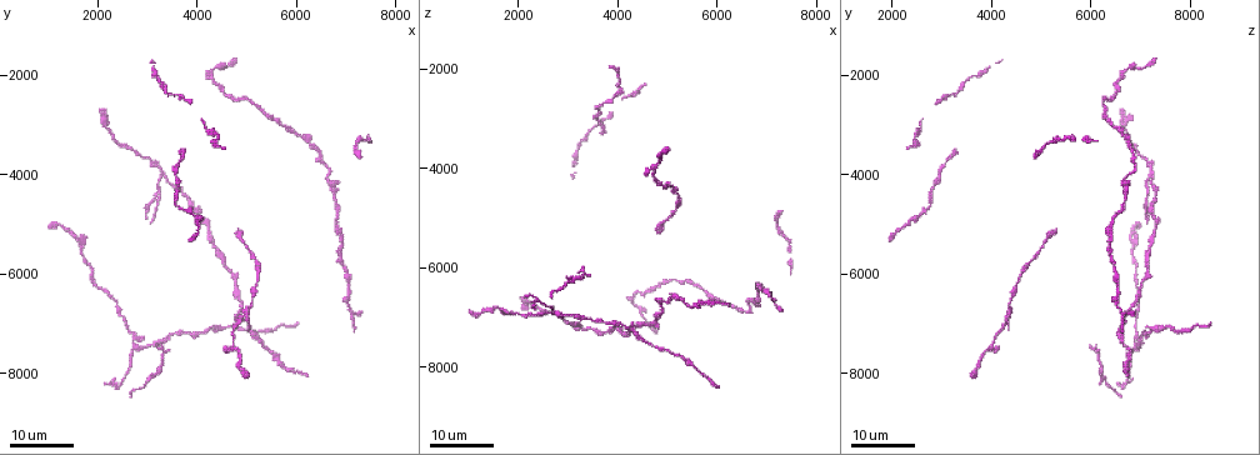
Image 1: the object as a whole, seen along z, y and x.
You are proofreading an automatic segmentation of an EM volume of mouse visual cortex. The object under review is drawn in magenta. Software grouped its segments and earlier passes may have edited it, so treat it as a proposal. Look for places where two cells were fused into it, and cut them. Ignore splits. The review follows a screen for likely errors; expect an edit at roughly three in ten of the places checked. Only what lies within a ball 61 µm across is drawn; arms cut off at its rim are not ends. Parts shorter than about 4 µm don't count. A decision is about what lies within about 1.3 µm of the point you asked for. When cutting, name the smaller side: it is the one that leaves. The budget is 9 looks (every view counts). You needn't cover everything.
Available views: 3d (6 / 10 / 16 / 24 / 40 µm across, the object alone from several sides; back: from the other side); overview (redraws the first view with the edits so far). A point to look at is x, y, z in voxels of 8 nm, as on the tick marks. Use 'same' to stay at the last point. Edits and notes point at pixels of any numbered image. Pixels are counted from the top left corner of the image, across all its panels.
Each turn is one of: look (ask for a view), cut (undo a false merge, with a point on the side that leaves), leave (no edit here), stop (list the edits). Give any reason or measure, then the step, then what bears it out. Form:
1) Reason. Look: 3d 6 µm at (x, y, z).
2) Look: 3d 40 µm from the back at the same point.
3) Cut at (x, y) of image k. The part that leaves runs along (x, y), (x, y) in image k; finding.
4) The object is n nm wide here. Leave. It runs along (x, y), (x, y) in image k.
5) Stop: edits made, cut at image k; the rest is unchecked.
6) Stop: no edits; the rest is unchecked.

Three-way junction. Look: 3d 24 µm at (4300, 7050, 7250).

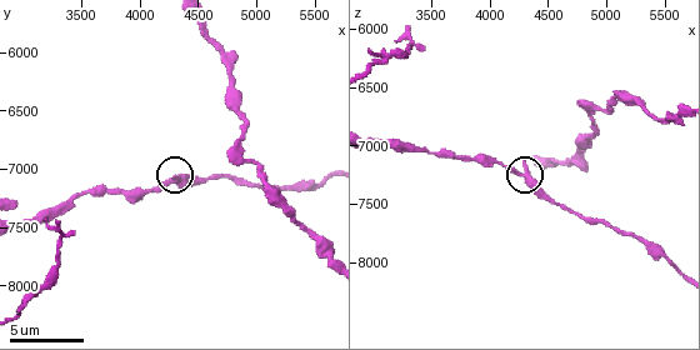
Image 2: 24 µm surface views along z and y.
Zoom in. Look: 3d 10 µm at (4280, 7080, 7260).

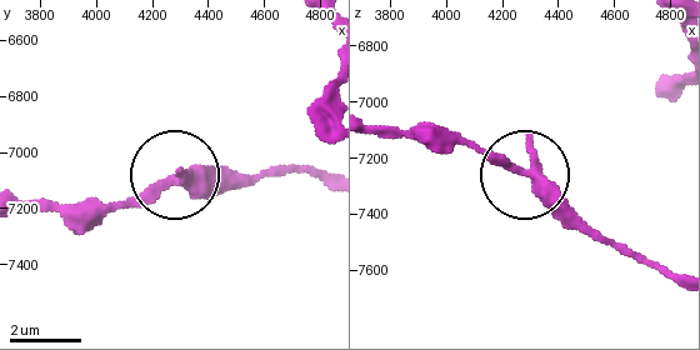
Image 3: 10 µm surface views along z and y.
3 arms meet here. Leave. One cell here.

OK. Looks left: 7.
Look: 3d 24 µm at (4850, 5200, 5100).

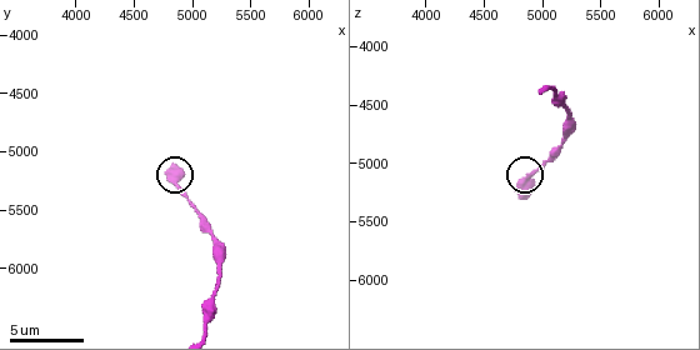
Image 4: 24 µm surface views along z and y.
Look: 3d 10 µm at (4880, 5200, 5140).

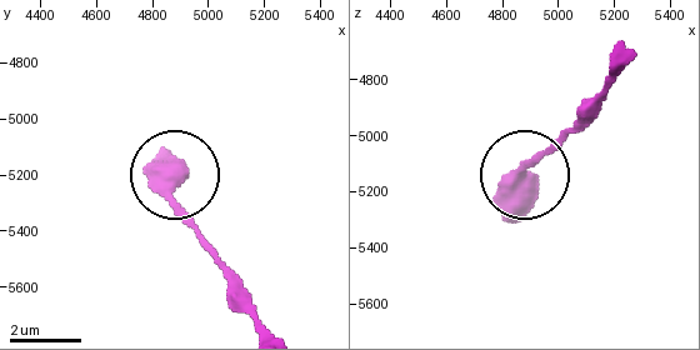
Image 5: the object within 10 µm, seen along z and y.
Leave. One cell here.

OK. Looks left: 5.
A fork. Look: 3d 16 µm at (3300, 3900, 7200).

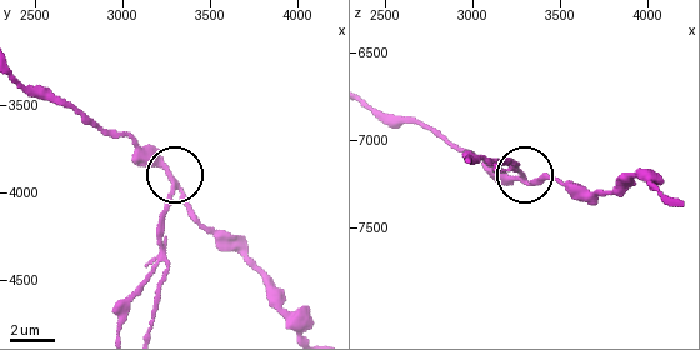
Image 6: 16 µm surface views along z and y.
Look: 3d 10 µm at the same point.

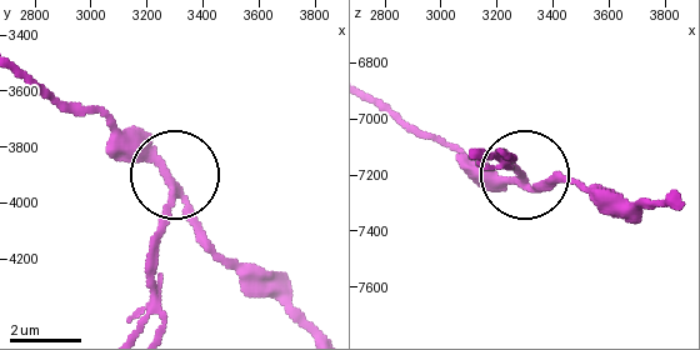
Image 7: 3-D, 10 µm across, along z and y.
Closer look. Look: 3d 6 µm at the same point.

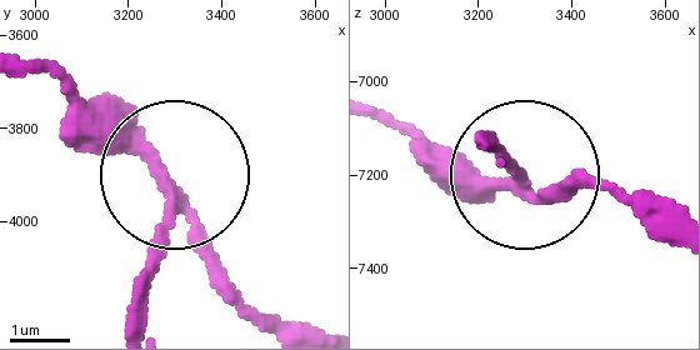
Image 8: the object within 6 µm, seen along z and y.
3 arms meet here. Leave. It runs along (274, 326), (174, 188), (139, 326) in image 8; one cell here.

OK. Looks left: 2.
Stop: no edits; the rest is unchecked.

